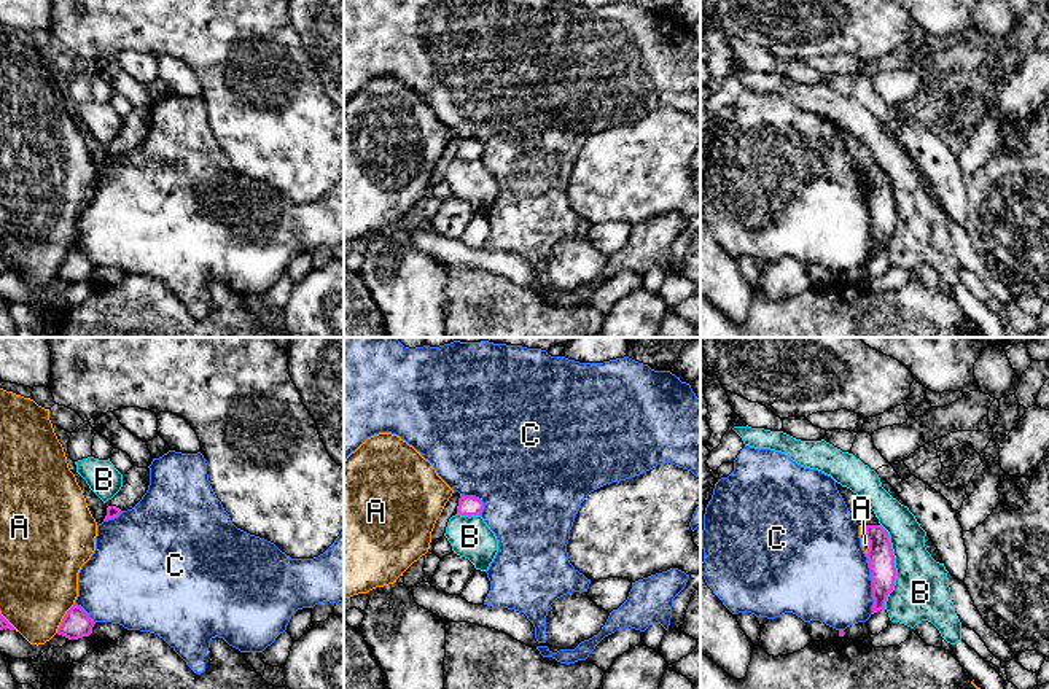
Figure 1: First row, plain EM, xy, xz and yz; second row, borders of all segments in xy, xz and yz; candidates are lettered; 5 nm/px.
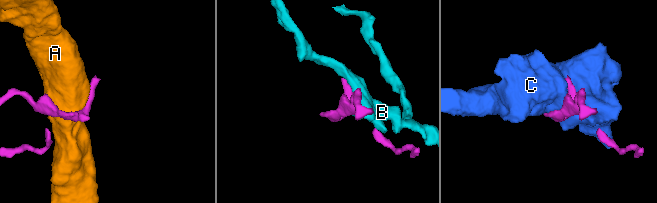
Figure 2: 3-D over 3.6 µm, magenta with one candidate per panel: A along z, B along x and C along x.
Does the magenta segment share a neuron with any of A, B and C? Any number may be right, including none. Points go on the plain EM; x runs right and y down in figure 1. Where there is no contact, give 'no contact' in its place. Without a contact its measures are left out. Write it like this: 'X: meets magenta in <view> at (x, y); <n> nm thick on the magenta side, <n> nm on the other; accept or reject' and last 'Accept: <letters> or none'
A: meets magenta in xy at (64, 261); 140 nm thick on the magenta side, 400 nm on the other; reject
B: meets magenta in yz at (893, 210); 140 nm thick on the magenta side, 280 nm on the other; reject
C: meets magenta in yz at (873, 228); 140 nm thick on the magenta side, 460 nm on the other; reject
Accept: none

